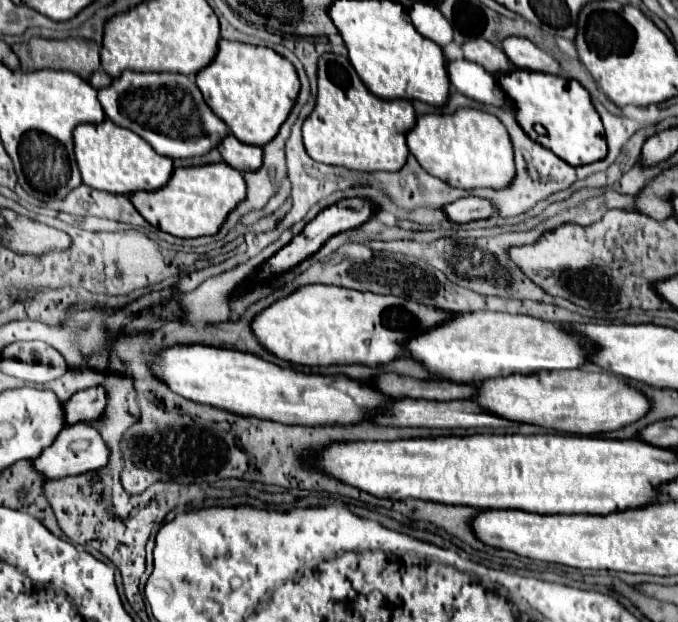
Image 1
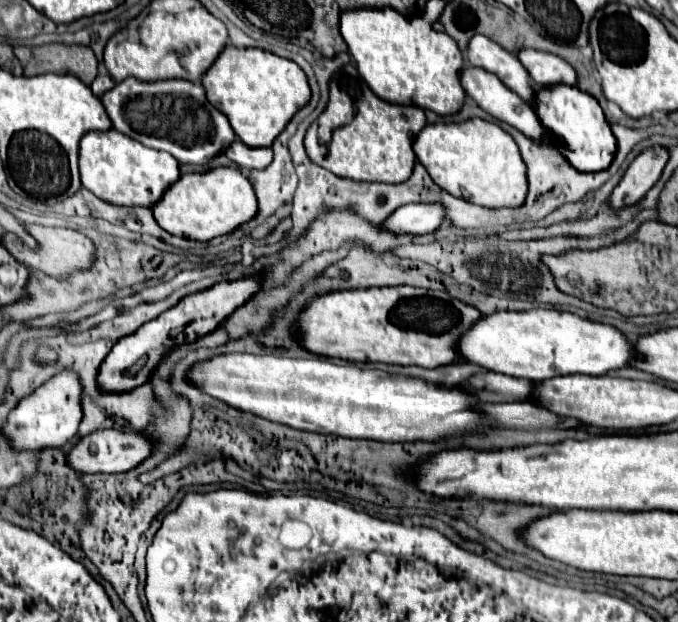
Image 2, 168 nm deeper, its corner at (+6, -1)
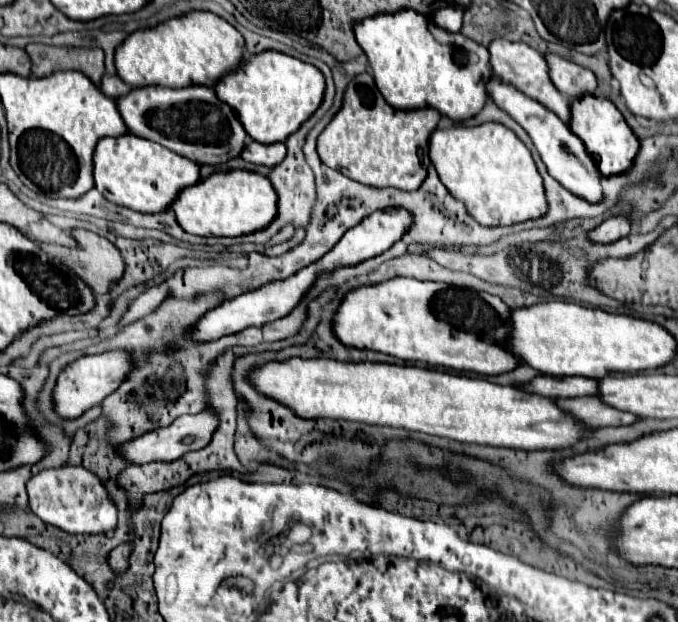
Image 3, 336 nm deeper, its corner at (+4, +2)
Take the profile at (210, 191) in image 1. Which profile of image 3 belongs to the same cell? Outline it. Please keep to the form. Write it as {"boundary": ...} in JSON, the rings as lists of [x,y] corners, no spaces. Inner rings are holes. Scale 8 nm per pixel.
{"boundary":[[[248,170],[216,172],[180,192],[172,204],[180,226],[196,236],[242,236],[264,230],[278,216],[278,194],[266,176]]]}

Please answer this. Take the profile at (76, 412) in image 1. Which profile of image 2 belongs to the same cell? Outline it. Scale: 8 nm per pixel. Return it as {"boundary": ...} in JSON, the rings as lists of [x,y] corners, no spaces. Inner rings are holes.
{"boundary":[[[256,273],[256,275],[242,277],[238,281],[222,281],[206,291],[184,297],[176,307],[168,309],[158,319],[148,321],[136,333],[122,337],[112,347],[112,351],[100,365],[98,379],[96,379],[98,389],[102,393],[124,393],[144,385],[152,369],[158,365],[158,361],[174,343],[190,343],[206,333],[212,333],[218,325],[224,323],[228,315],[232,315],[240,305],[248,303],[260,289],[262,289],[262,275]]]}

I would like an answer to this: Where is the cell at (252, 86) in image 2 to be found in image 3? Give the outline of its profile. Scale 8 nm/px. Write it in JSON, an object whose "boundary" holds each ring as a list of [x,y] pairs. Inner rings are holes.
{"boundary":[[[268,50],[248,58],[238,70],[226,74],[216,86],[216,94],[238,112],[246,132],[260,144],[284,142],[308,120],[322,104],[326,82],[324,74],[306,62],[288,54]]]}

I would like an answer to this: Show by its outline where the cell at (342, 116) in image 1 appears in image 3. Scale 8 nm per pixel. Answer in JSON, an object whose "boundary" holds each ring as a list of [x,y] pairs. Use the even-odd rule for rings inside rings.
{"boundary":[[[370,74],[356,76],[344,94],[344,104],[332,122],[318,138],[320,160],[340,170],[344,176],[374,188],[418,190],[426,180],[430,156],[428,138],[440,122],[440,112],[434,108],[396,110],[392,108],[374,86]]]}

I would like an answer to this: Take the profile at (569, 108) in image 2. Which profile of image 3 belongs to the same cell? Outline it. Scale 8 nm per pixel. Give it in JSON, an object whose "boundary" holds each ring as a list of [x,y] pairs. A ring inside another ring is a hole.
{"boundary":[[[584,96],[576,100],[572,106],[572,122],[570,130],[586,144],[590,156],[596,160],[600,172],[604,176],[614,176],[614,174],[624,174],[632,168],[632,162],[638,154],[640,140],[632,132],[632,128],[626,124],[624,116],[620,110],[606,98],[602,96]]]}

